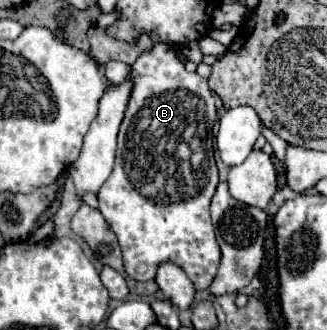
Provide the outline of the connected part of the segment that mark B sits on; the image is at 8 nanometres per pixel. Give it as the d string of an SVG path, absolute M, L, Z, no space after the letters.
M155 42L151 50L143 52L131 66L131 74L135 86L119 130L115 168L97 192L99 212L115 232L123 250L125 272L133 280L153 280L157 266L169 260L185 270L197 290L207 290L221 262L221 250L209 216L209 202L219 182L213 158L213 126L217 122L213 92L205 78L185 70L173 46L165 42Z

